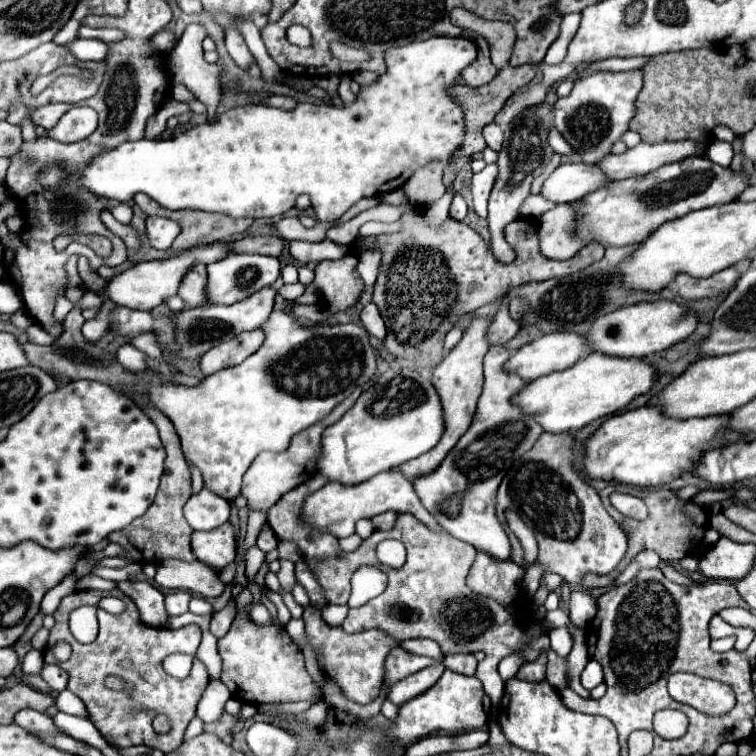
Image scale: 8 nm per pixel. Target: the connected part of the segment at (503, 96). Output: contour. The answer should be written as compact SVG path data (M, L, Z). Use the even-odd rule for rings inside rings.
M522 65L518 68L504 68L496 74L496 78L486 84L486 86L480 86L480 88L470 88L470 86L464 86L464 84L456 84L456 86L450 86L450 96L456 100L456 104L462 108L464 112L464 122L466 122L466 128L464 128L464 142L459 147L456 153L464 154L464 156L472 156L474 152L482 152L486 148L486 142L482 138L482 128L486 124L490 124L494 120L494 116L500 112L500 108L504 106L504 102L522 86L526 86L535 76L537 66Z

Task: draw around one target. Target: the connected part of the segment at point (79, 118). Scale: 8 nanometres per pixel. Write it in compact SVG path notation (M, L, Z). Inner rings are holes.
M73 107L49 131L35 125L38 137L49 136L62 143L73 143L87 138L98 126L98 114L89 107Z

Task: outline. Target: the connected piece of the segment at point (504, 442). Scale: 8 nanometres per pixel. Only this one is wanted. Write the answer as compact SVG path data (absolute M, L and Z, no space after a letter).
M492 346L488 350L484 358L484 392L478 400L472 426L434 472L414 478L414 490L422 506L438 524L454 538L472 544L496 560L510 560L510 542L496 518L496 490L504 472L512 466L514 454L526 454L544 432L530 414L512 404L512 398L528 382L504 370L508 358L510 352L504 346Z

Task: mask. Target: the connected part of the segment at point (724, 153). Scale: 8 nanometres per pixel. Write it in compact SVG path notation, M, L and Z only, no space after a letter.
M715 139L708 150L706 156L716 164L724 167L730 167L733 159L733 148L730 143Z

